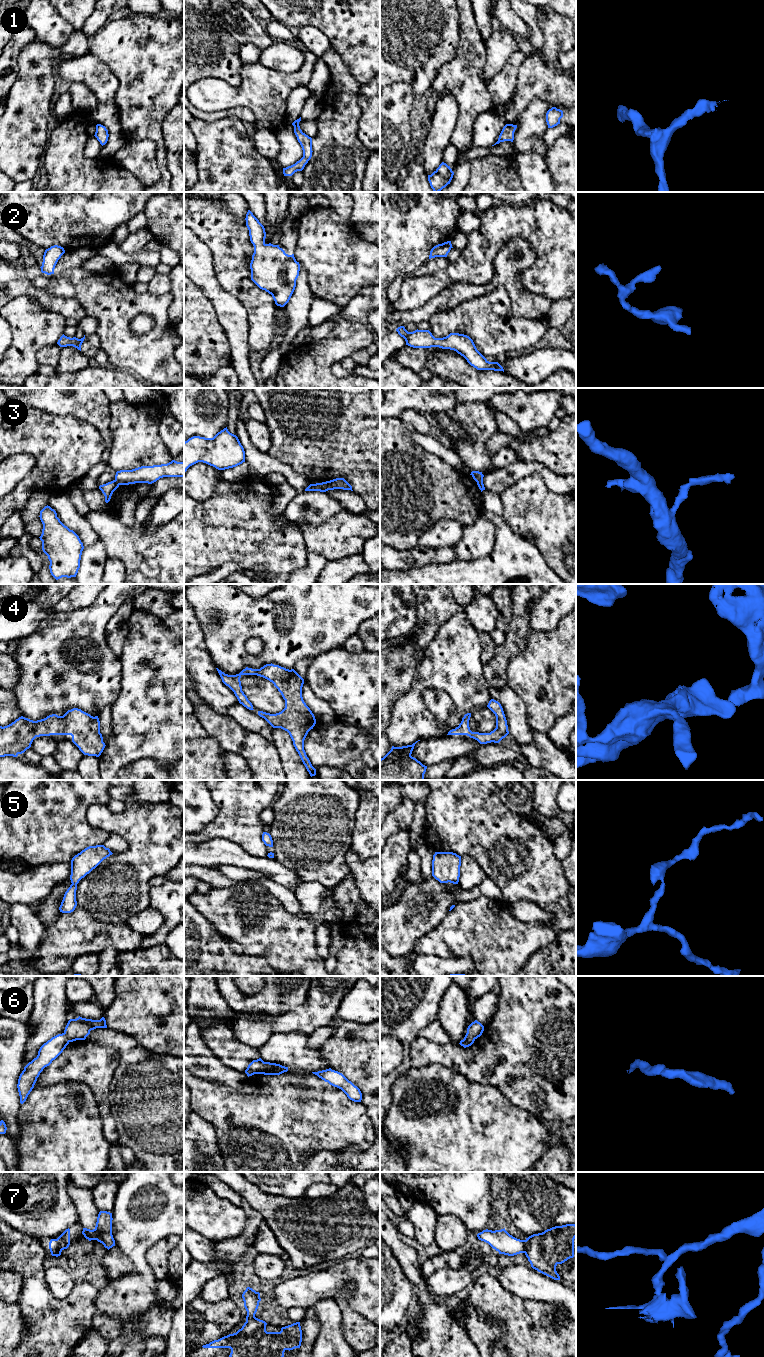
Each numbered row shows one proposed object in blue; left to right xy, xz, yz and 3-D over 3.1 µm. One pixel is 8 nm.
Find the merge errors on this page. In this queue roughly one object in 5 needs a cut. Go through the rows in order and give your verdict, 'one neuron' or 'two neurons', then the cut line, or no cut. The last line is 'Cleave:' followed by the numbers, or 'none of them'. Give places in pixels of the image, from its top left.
1: one neuron; cut none
2: one neuron; cut none
3: two neurons; cut xy (115, 479), (119, 484)
4: one neuron; cut none
5: one neuron; cut none
6: one neuron; cut none
7: two neurons; cut xy (57, 1239), (57, 1249), (51, 1253)
Cleave: 3, 7

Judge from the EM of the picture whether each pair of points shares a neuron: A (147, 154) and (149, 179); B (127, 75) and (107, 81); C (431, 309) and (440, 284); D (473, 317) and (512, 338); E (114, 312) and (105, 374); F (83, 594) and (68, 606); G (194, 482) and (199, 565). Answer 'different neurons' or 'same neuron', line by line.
A: same neuron
B: different neurons
C: different neurons
D: same neuron
E: different neurons
F: same neuron
G: different neurons

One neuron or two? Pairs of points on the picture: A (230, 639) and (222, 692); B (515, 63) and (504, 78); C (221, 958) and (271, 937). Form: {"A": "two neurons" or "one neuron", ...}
{"A": "two neurons", "B": "one neuron", "C": "two neurons"}

